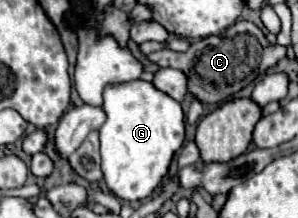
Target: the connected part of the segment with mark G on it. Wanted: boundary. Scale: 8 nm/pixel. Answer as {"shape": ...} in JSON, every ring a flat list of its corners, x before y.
{"shape":[[134,79,108,85,102,109,106,111,106,121,100,127,100,153,108,189,124,201,150,197,168,173,170,161,184,141,184,113,180,103,156,89,154,83]]}

